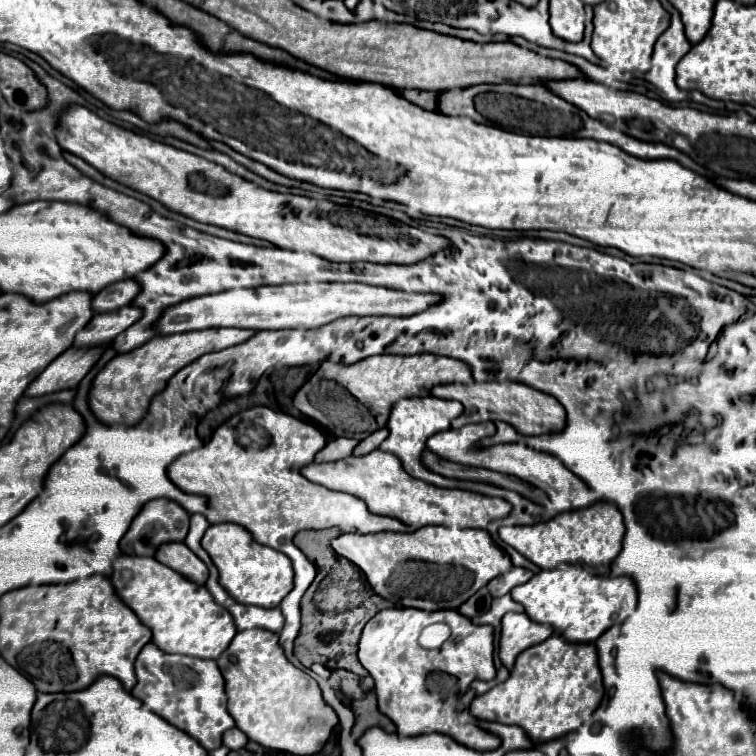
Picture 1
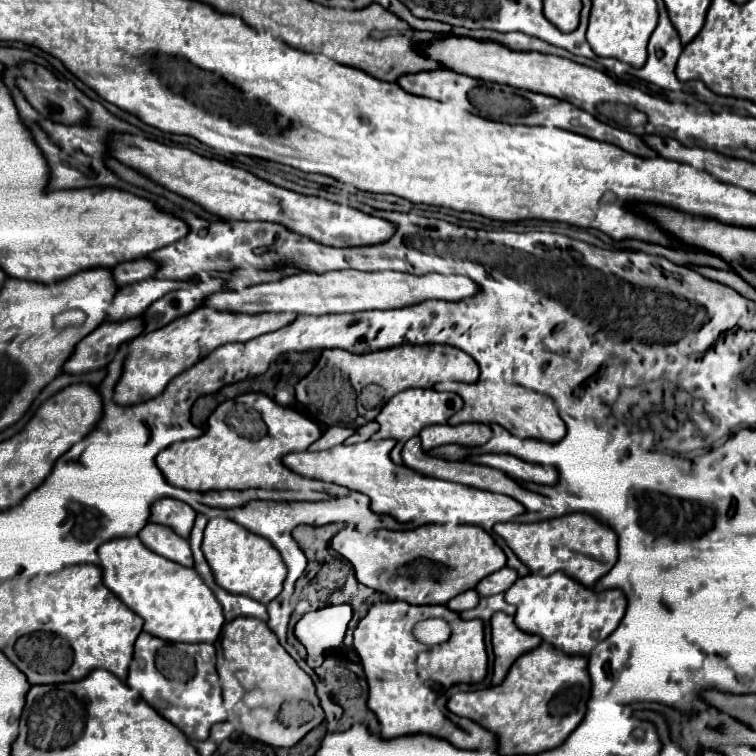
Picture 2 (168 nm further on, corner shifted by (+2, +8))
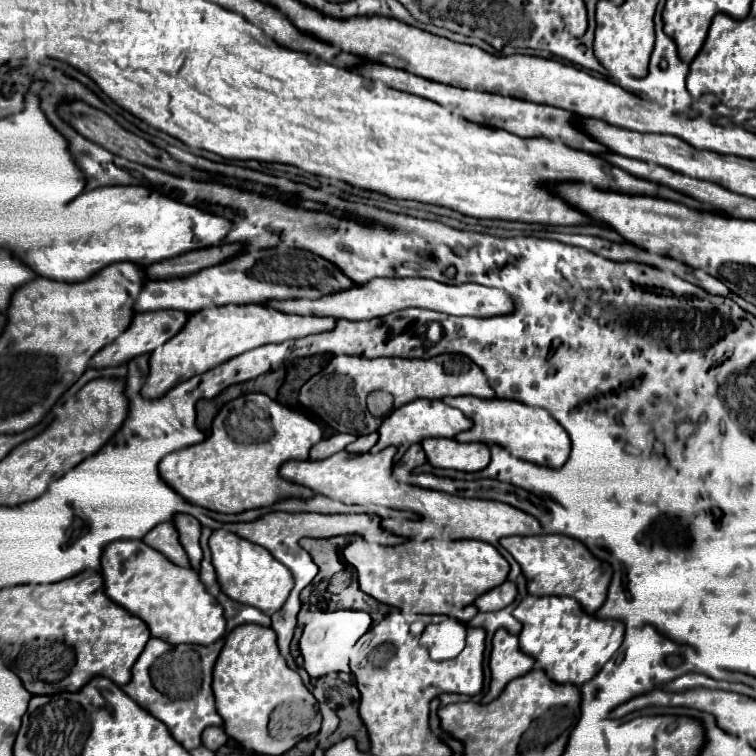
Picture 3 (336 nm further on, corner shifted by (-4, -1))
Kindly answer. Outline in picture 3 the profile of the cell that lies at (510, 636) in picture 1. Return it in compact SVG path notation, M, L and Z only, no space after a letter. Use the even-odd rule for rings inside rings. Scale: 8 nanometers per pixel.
M498 629L492 639L492 655L490 655L492 681L488 693L482 697L482 703L494 701L512 679L528 673L530 669L534 669L534 665L536 661L520 651L518 637L508 633L506 629Z

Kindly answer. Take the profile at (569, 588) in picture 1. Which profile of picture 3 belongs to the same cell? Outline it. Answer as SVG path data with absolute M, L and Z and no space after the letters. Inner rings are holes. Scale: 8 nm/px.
M526 595L512 613L522 623L520 649L534 657L556 683L582 685L590 681L624 641L626 627L622 621L602 621L586 615L580 603L570 597Z

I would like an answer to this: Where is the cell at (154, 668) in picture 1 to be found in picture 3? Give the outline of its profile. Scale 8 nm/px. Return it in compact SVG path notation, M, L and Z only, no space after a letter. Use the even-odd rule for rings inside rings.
M152 637L142 655L138 657L138 661L134 663L132 669L132 681L128 683L128 689L124 689L124 693L128 693L130 697L134 697L148 713L152 713L156 719L160 719L168 731L172 733L172 737L184 745L184 749L196 749L198 745L202 745L202 731L206 727L212 725L222 725L222 717L216 711L216 701L214 701L214 691L212 691L212 667L220 655L220 649L224 645L224 639L204 647L204 645L170 645L162 639Z

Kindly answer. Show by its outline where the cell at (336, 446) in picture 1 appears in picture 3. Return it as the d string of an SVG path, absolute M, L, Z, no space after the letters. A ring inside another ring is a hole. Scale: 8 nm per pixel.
M342 433L334 435L330 439L322 439L320 443L316 443L310 449L310 459L326 459L326 457L330 457L330 455L346 449L346 445L352 443L352 441L356 441L354 435L342 435Z

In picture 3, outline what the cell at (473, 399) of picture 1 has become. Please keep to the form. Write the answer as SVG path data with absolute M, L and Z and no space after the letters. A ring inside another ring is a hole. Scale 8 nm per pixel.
M444 397L442 399L446 405L460 409L466 417L472 419L472 429L462 431L456 435L456 441L482 441L482 443L498 443L506 449L510 449L512 455L532 461L538 465L548 465L548 467L560 467L568 455L570 455L570 437L566 429L542 407L532 407L524 405L514 399L480 399L480 397Z

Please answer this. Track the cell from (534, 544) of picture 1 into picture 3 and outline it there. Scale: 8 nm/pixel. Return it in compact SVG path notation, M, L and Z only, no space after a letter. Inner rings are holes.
M532 535L532 537L504 537L504 549L520 563L528 579L528 593L532 595L568 595L574 597L586 613L596 613L606 601L606 591L612 575L608 563L600 563L580 541L566 535Z

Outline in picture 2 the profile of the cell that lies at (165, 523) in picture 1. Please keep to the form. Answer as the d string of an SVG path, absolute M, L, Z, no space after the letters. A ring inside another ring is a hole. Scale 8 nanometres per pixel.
M162 498L162 500L158 500L158 504L152 506L150 522L170 526L178 536L188 538L190 530L194 526L194 518L196 518L196 512L182 500Z

